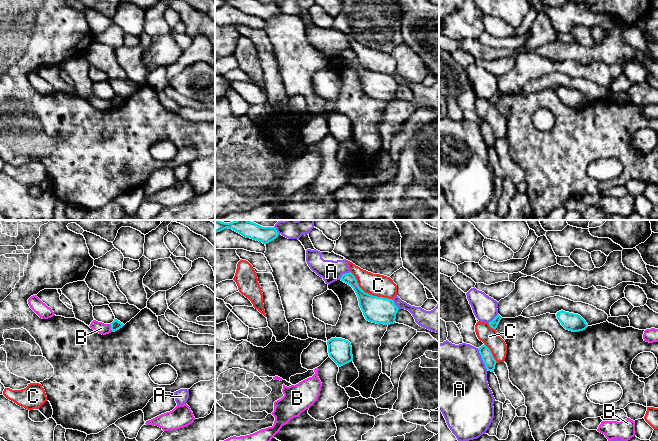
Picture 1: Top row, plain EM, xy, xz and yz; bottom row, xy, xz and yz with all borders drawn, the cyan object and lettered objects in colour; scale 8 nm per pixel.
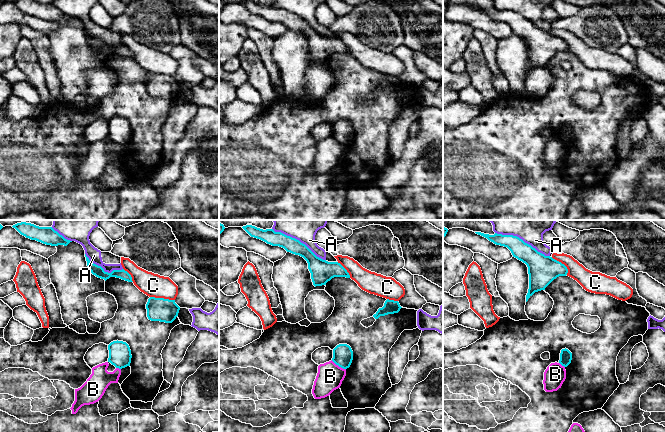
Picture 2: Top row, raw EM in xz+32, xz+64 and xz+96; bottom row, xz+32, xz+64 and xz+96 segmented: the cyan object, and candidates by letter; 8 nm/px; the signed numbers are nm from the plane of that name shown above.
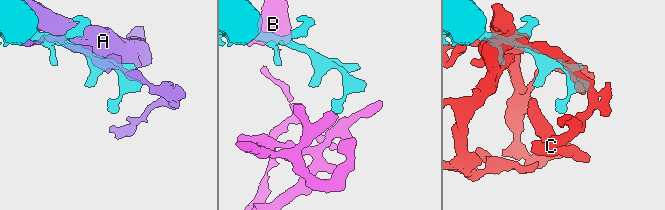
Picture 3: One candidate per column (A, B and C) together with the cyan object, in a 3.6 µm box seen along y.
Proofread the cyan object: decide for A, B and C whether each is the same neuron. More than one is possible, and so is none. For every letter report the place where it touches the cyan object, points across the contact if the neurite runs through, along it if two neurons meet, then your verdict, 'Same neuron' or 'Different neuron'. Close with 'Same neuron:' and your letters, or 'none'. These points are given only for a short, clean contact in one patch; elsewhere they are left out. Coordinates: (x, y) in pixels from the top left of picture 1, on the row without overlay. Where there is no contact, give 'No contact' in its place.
A: Touches cyan at yz (482, 135). Different neuron
B: Touches cyan at xy (111, 104). Boundary: xy (109, 100), (112, 107). Different neuron
C: Touches cyan at xz (367, 69). Different neuron
Same neuron: none

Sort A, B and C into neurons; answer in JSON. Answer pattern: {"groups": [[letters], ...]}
{"groups": [["A"], ["B"], ["C"]]}

